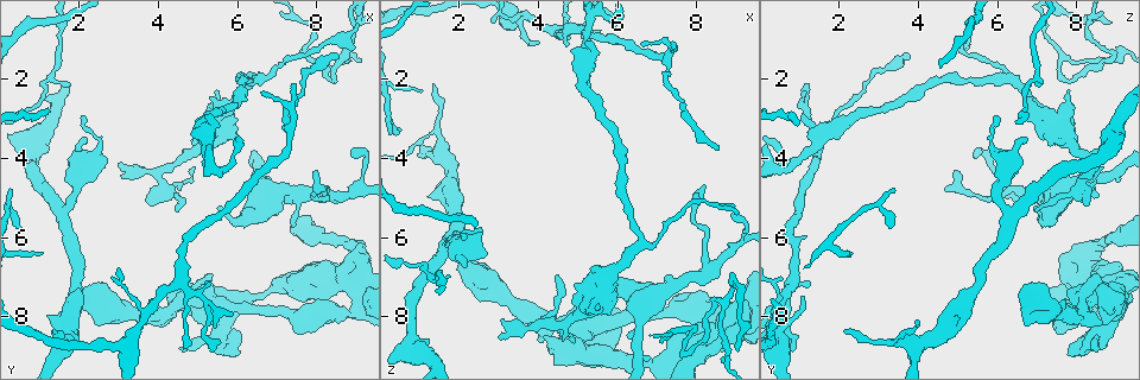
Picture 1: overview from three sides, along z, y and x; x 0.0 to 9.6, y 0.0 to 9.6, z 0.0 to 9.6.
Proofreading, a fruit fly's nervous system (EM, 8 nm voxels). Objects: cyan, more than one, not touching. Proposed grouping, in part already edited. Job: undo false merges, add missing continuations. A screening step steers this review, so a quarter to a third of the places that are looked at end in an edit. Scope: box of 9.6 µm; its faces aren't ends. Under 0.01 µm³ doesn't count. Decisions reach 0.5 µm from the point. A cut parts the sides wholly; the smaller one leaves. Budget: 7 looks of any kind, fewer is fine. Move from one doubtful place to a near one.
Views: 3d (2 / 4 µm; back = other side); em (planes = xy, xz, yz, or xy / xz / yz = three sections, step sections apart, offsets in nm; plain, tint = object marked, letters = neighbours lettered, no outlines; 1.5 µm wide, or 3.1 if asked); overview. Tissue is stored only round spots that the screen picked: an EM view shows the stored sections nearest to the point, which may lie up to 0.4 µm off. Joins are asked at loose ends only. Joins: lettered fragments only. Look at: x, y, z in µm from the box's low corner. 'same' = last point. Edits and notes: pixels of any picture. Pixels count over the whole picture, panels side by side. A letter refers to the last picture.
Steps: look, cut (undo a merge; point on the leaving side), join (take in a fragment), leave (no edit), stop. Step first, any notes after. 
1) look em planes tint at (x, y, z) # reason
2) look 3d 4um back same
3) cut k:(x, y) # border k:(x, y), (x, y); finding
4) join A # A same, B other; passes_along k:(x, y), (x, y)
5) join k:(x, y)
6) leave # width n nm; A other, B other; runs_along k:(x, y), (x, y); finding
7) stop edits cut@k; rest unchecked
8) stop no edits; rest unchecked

look em planes letters at (5.30, 2.95, 1.00) # an open end

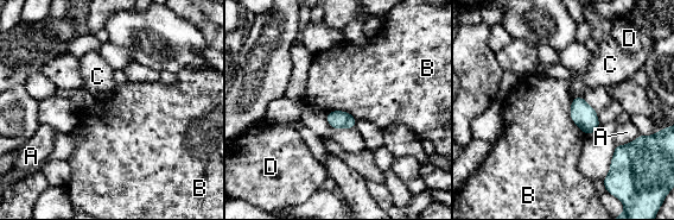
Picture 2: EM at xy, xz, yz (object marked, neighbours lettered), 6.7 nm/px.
leave # longest_contact B 280 nm; A other, B other, C other, D other; border 2:(572, 98), (571, 120), (585, 136); no lettered fragment goes on from it

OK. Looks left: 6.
look 3d 4um at (5.55, 2.25, 7.80) # free end

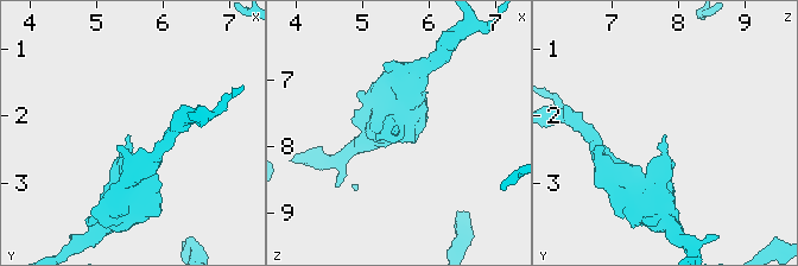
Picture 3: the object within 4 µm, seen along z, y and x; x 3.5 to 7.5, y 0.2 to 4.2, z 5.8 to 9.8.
look em planes letters at (5.50, 2.25, 7.80)

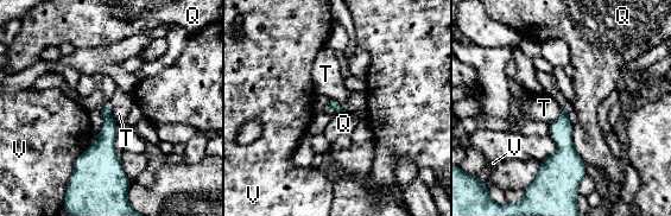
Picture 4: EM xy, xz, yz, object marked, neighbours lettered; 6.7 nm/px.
leave # Q other, T other, V other; border 4:(571, 126), (573, 147), (584, 163); no lettered fragment goes on from it

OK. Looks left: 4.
look em planes letters at (7.70, 1.40, 8.90) # abrupt turn

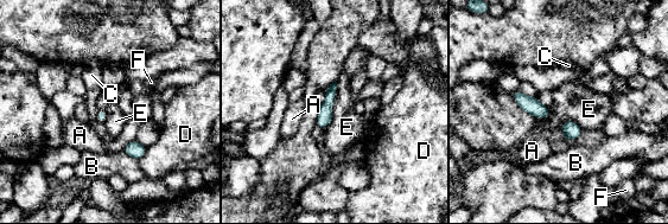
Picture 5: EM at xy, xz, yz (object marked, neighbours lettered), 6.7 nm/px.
leave # width 70 nm; A other, B other, C other, D other, E other, F other; border 5:(337, 82), (332, 120), (324, 130); continuous, no second neuron

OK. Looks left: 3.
stop no edits; rest unchecked

